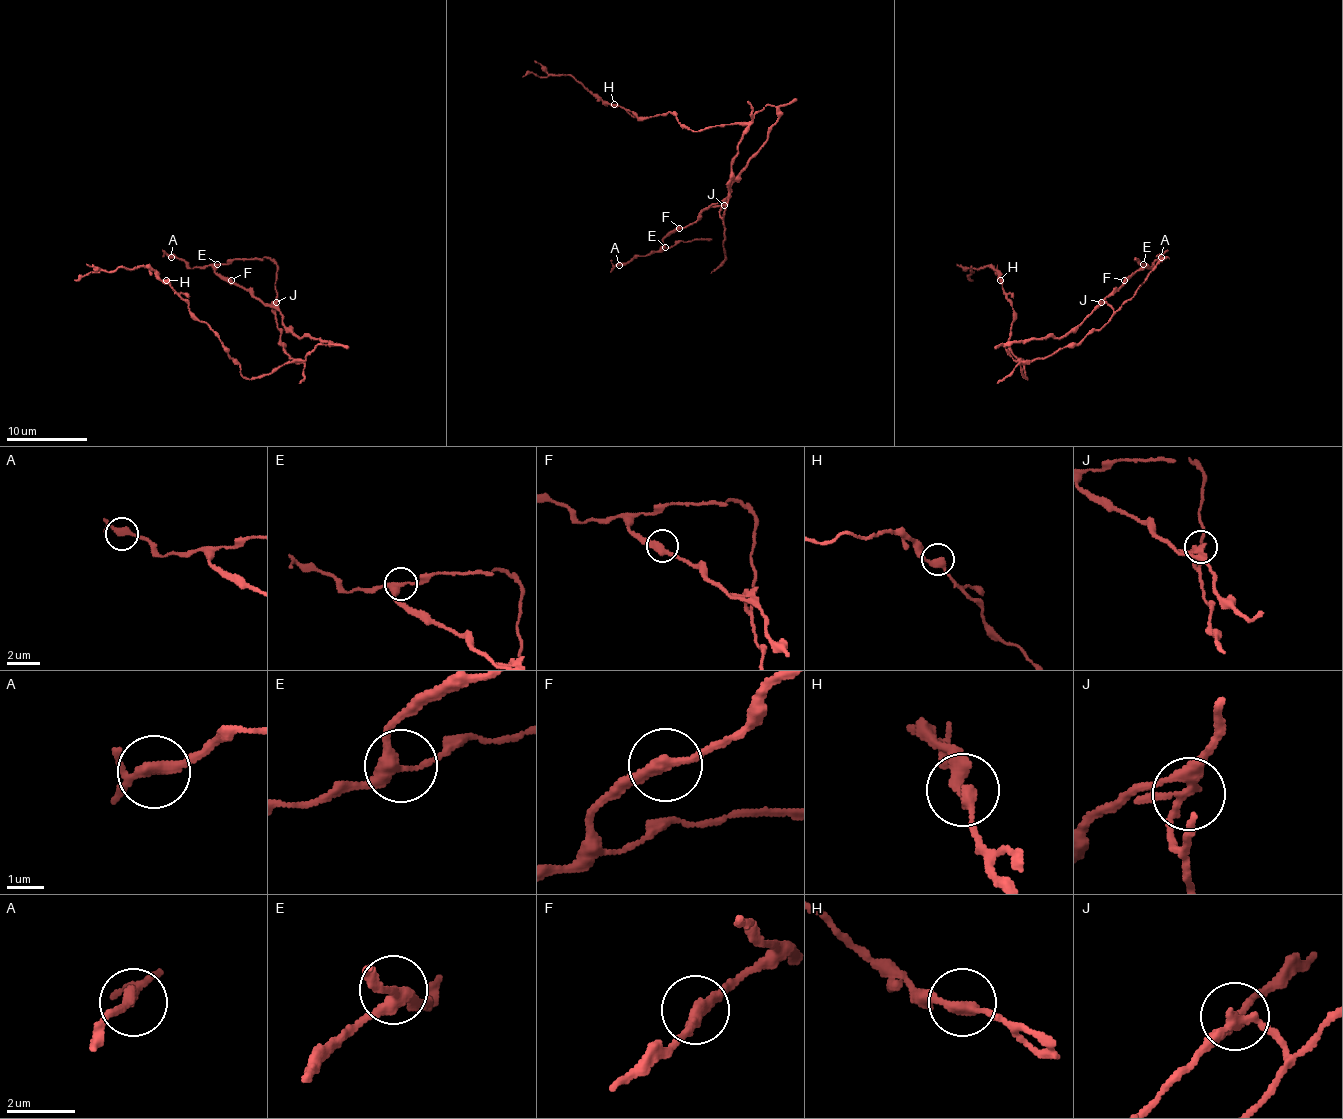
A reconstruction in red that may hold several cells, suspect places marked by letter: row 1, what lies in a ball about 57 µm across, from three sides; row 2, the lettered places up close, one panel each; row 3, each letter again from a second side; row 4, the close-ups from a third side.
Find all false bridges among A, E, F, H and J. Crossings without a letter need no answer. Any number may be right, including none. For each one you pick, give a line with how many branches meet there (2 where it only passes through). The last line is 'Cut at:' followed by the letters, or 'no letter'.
J: 3
Cut at: J

